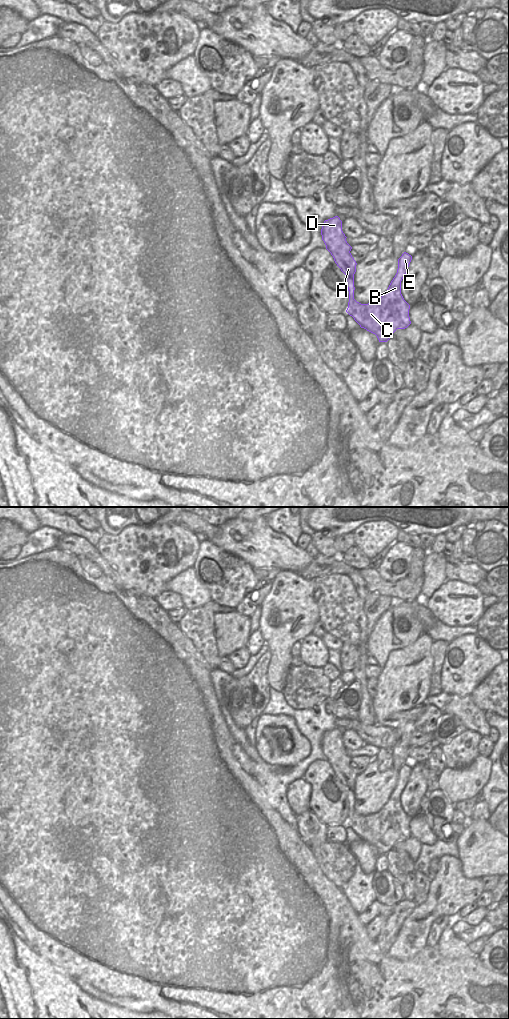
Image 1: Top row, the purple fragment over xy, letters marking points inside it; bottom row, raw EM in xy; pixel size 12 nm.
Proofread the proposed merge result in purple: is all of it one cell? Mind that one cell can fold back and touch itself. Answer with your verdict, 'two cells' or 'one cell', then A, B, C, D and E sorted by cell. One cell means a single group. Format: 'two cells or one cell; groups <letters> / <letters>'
one cell; groups A B C D E

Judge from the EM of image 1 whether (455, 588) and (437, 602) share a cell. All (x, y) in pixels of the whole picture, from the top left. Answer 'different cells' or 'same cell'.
same cell

